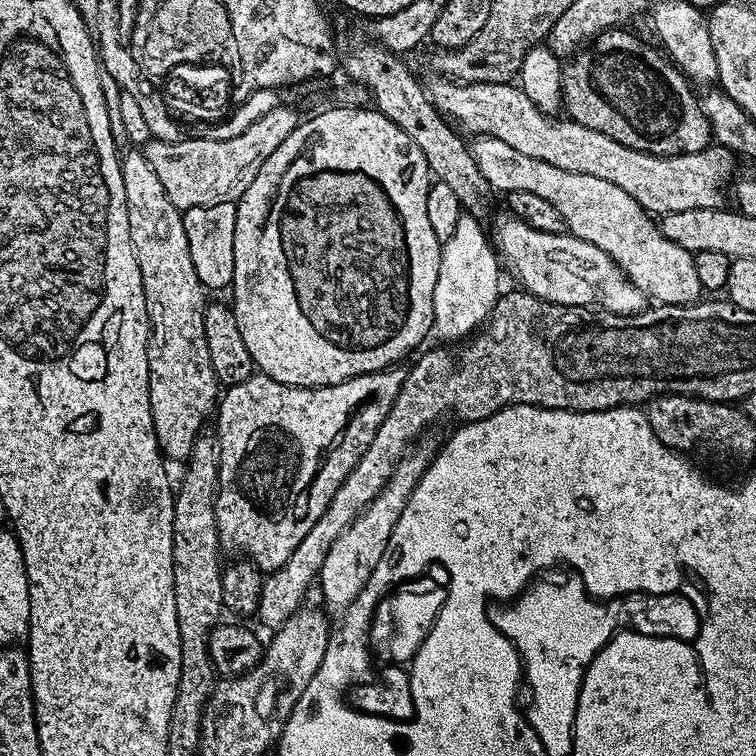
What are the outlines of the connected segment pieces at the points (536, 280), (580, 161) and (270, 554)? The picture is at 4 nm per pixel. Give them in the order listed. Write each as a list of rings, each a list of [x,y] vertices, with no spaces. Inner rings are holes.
[[[503,214],[496,220],[496,236],[494,232],[494,247],[502,261],[520,279],[519,287],[531,296],[542,298],[559,308],[597,308],[605,312],[613,312],[615,316],[637,316],[646,308],[646,297],[628,280],[622,269],[610,257],[589,242],[569,234],[542,234],[526,226],[517,216]]]
[[[447,78],[434,80],[428,86],[433,104],[447,119],[457,125],[462,124],[461,129],[466,134],[506,142],[517,152],[564,172],[606,180],[628,192],[652,216],[696,209],[718,210],[725,205],[724,188],[728,180],[730,182],[735,177],[737,159],[735,153],[724,145],[711,145],[696,155],[652,156],[634,150],[631,145],[609,133],[590,130],[573,120],[560,122],[547,117],[517,85],[463,84]]]
[[[257,374],[250,378],[250,382],[242,382],[242,386],[227,389],[218,404],[220,489],[216,496],[216,521],[218,522],[220,547],[225,553],[241,552],[238,553],[241,557],[252,561],[264,574],[282,570],[282,566],[286,566],[290,562],[290,558],[294,558],[294,550],[298,550],[298,546],[302,546],[302,542],[306,542],[306,534],[310,534],[310,530],[314,530],[314,526],[318,526],[318,518],[322,518],[322,514],[326,514],[330,502],[334,502],[334,494],[338,494],[338,490],[346,482],[345,476],[338,478],[340,460],[336,460],[336,478],[332,474],[328,474],[328,466],[334,456],[334,448],[320,448],[320,444],[318,444],[318,396],[320,396],[320,388],[286,386],[274,378]]]

